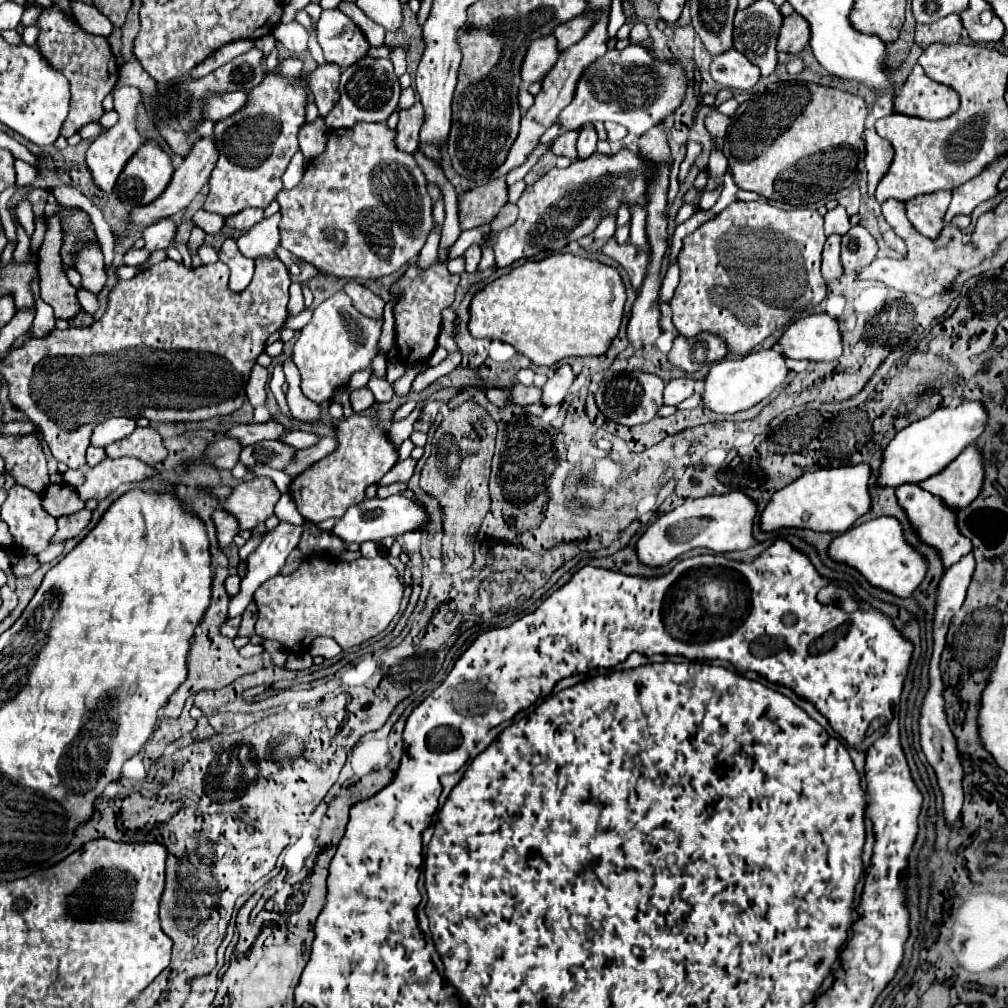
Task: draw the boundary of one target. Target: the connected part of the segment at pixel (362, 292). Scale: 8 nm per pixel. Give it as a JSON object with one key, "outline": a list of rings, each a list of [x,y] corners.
{"outline":[[[350,281],[346,287],[344,287],[346,295],[352,299],[352,305],[356,311],[360,311],[362,315],[370,317],[370,319],[382,319],[382,313],[384,313],[384,299],[380,299],[378,295],[374,295],[370,289],[366,289],[364,285],[356,283],[356,281]]]}

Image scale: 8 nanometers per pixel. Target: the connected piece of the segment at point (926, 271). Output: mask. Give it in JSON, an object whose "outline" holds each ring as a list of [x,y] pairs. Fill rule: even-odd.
{"outline":[[[888,199],[882,205],[882,215],[892,225],[892,229],[896,231],[896,235],[904,239],[904,243],[908,247],[908,253],[906,253],[904,259],[876,259],[870,265],[870,273],[868,273],[870,277],[863,277],[863,269],[860,269],[858,272],[860,279],[878,279],[878,281],[884,281],[890,289],[896,289],[900,293],[916,293],[916,295],[920,295],[924,299],[930,299],[934,295],[948,293],[952,289],[954,279],[962,271],[966,271],[970,267],[976,267],[984,259],[988,259],[986,257],[986,243],[984,243],[984,239],[982,239],[982,249],[962,249],[964,247],[962,235],[958,231],[952,233],[952,227],[944,227],[940,231],[938,239],[931,240],[922,235],[908,221],[906,207],[900,201]]]}

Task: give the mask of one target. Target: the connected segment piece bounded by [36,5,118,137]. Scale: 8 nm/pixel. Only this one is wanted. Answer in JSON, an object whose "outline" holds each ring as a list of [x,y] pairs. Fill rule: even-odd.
{"outline":[[[52,5],[52,9],[44,9],[36,25],[40,27],[40,53],[48,59],[48,63],[54,69],[62,71],[64,77],[70,81],[70,113],[62,125],[62,135],[72,137],[82,125],[90,121],[100,121],[100,117],[104,115],[102,101],[118,81],[116,57],[111,53],[110,44],[104,37],[84,33],[64,15],[64,11],[58,5]]]}

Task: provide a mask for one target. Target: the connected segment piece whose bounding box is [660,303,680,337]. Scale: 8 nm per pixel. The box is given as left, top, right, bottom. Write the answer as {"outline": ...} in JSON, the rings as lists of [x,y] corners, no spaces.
{"outline":[[[664,303],[664,305],[660,305],[660,327],[662,327],[662,331],[670,331],[674,337],[678,337],[680,333],[674,329],[674,325],[672,325],[672,311],[670,311],[670,305],[668,303]]]}

